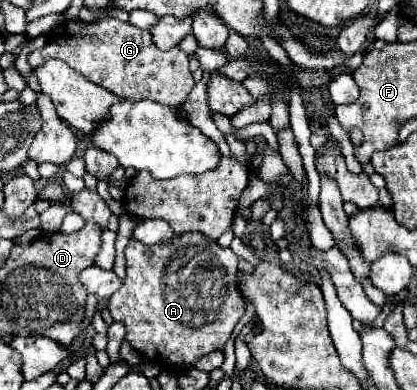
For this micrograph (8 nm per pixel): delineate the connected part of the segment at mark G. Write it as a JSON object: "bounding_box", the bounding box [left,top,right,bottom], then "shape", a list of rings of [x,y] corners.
{"bounding_box":[28,17,194,107],"shape":[[[114,17],[98,19],[92,23],[66,21],[58,25],[48,33],[48,43],[28,55],[28,63],[30,67],[36,67],[50,57],[66,61],[92,83],[124,99],[152,99],[160,105],[180,107],[194,89],[194,79],[188,69],[188,53],[182,49],[160,51],[152,43],[150,31],[122,23]]]}

